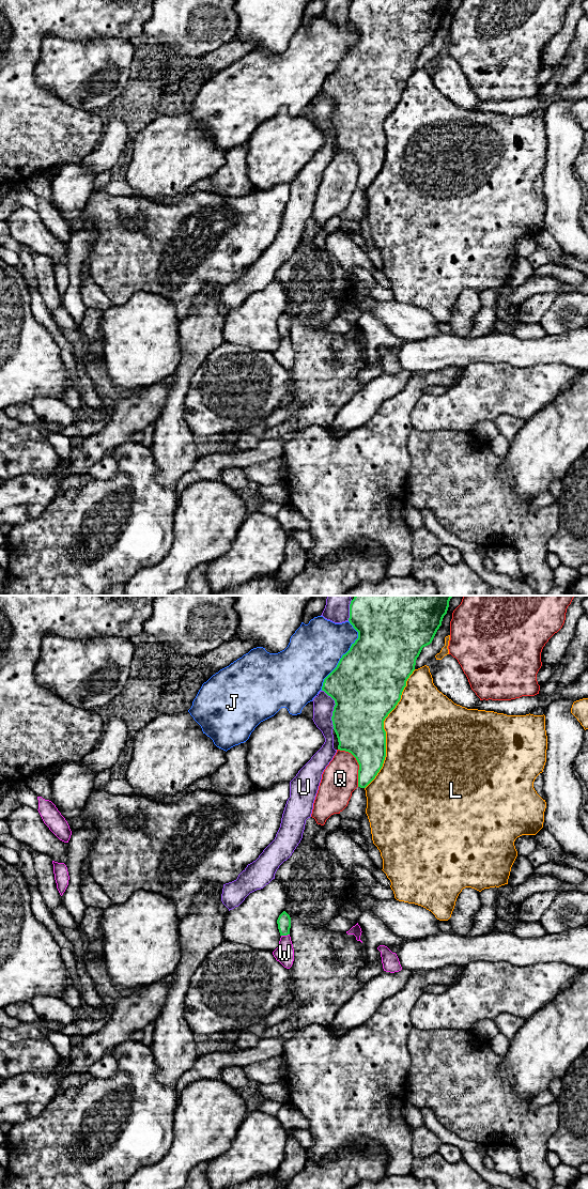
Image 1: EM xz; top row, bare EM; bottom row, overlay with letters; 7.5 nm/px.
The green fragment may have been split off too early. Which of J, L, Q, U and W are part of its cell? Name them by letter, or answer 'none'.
none

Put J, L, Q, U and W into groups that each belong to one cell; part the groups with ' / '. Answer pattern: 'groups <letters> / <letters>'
groups J / L / Q / U / W

